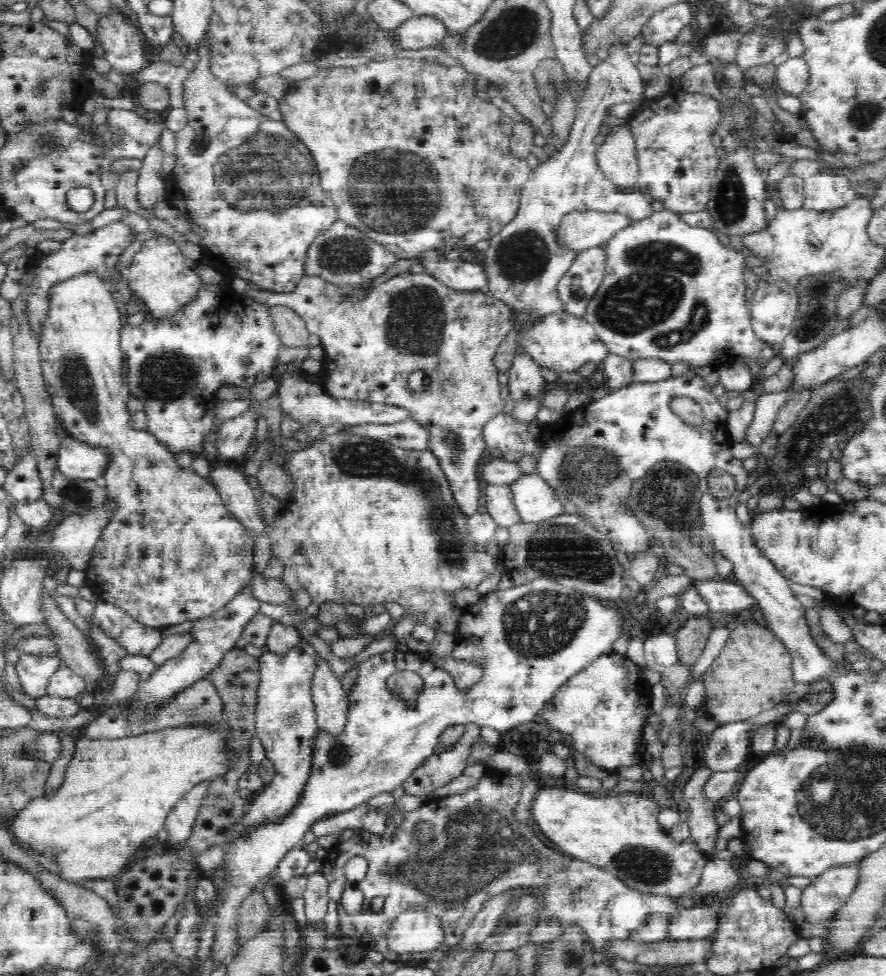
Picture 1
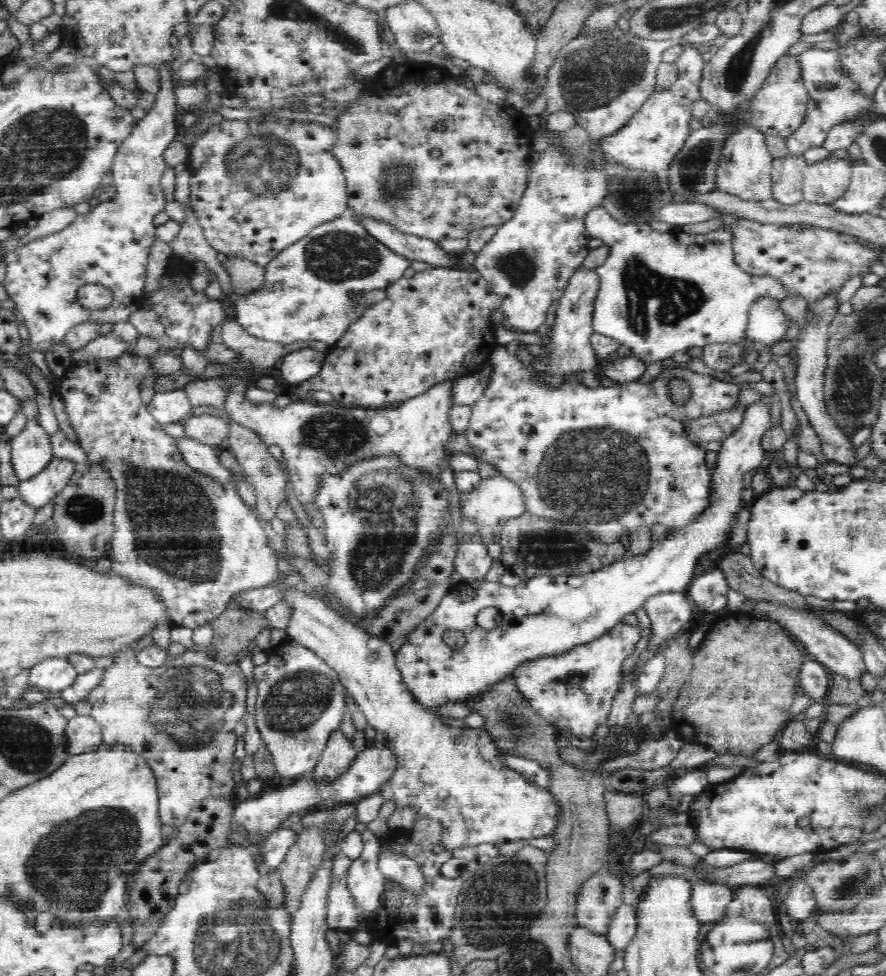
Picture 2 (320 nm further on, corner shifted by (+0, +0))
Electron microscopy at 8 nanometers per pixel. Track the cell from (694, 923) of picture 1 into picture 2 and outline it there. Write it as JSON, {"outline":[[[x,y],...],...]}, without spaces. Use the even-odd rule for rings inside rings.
{"outline":[[[698,884],[691,886],[688,909],[700,924],[717,924],[728,916],[728,906],[732,900],[730,887],[718,884]]]}

